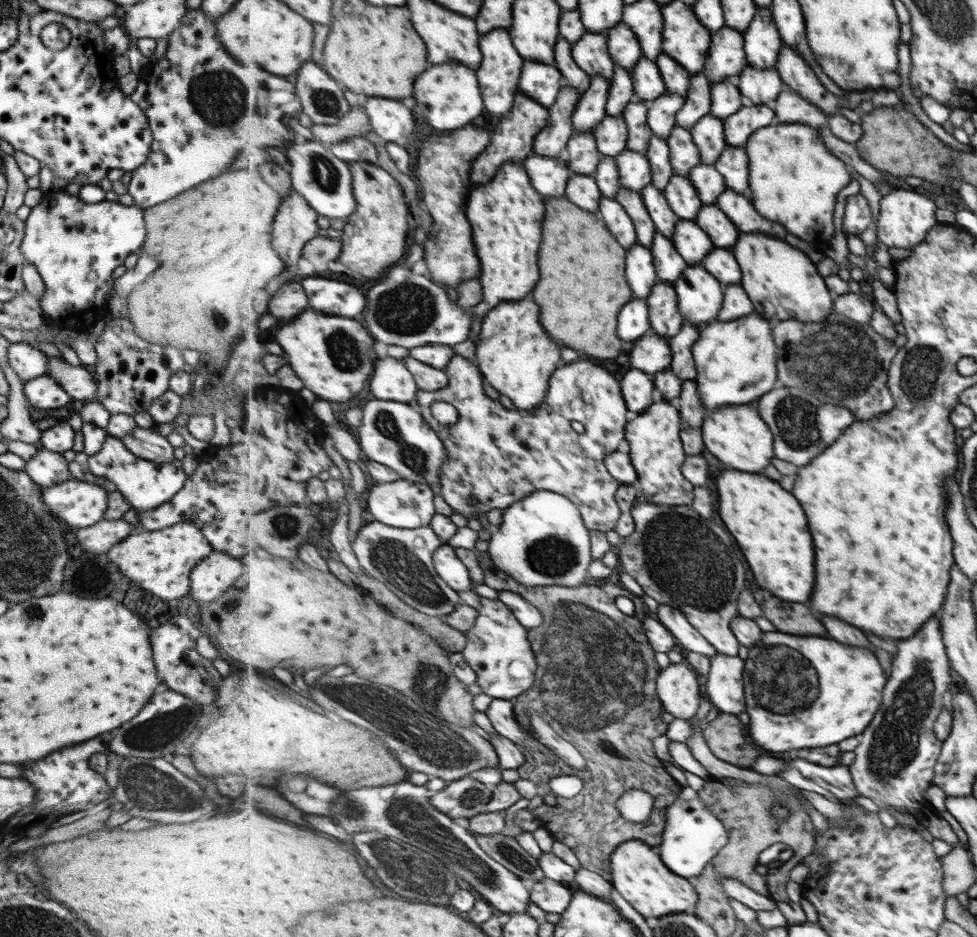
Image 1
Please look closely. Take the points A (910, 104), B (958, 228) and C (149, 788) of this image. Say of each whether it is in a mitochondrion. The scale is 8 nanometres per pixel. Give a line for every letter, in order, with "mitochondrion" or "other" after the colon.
A: other
B: other
C: mitochondrion

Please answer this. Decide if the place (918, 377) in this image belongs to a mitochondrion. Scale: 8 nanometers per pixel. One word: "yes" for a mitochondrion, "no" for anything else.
yes

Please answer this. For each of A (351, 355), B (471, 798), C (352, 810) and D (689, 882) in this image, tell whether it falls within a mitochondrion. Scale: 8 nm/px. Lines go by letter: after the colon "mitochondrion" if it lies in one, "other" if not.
A: mitochondrion
B: mitochondrion
C: mitochondrion
D: other

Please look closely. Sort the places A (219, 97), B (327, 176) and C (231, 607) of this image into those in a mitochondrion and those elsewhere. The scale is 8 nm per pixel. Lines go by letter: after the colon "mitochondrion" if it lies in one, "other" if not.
A: mitochondrion
B: mitochondrion
C: mitochondrion

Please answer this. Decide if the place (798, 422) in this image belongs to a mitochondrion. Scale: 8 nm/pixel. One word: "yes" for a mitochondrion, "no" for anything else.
yes

